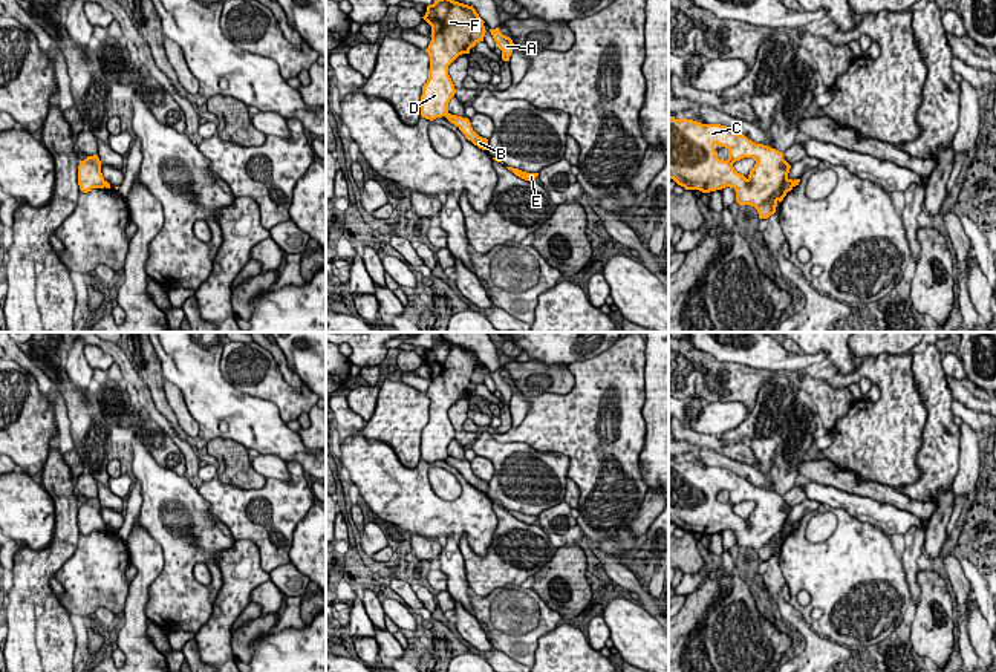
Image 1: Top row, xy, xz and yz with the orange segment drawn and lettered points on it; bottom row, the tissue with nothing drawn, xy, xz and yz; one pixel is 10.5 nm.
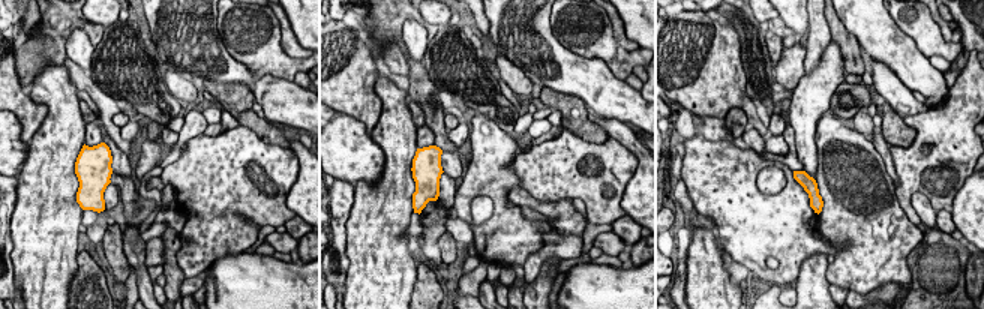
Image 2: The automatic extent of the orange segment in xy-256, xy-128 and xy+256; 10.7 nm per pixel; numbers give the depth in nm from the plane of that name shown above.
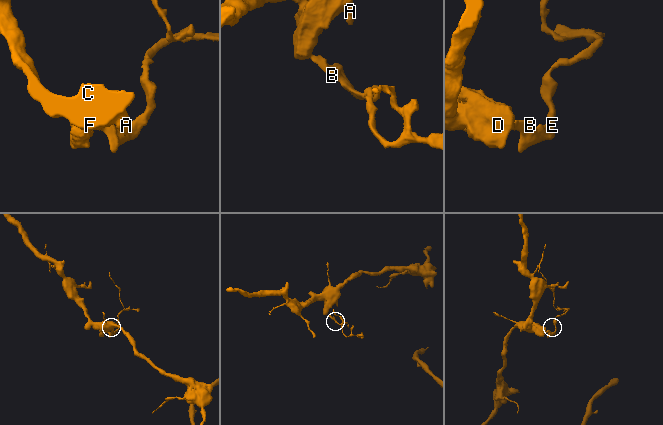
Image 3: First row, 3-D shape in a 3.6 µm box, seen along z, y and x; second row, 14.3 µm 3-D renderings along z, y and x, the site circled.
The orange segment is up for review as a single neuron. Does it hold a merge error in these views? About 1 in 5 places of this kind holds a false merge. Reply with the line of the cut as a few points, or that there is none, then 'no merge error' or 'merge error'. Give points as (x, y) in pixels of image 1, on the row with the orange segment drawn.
cut xz (449, 114), (445, 117); merge error

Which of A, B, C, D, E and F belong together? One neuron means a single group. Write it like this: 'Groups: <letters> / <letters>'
Groups: A C D F / B E

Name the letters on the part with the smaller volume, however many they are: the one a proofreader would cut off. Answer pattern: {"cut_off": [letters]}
{"cut_off": ["B", "E"]}

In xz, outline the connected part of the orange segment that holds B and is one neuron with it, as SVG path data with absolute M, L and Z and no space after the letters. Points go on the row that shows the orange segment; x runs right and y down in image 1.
M448 113L445 116L451 124L454 124L464 135L468 141L471 141L474 145L477 145L479 148L482 150L487 150L488 147L488 139L487 138L482 138L479 136L473 127L471 127L471 122L468 118L462 118L462 116L456 116L456 115L451 115Z

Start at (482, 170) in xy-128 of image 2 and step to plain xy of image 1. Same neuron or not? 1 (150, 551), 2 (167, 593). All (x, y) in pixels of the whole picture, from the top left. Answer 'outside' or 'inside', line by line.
1: outside
2: inside

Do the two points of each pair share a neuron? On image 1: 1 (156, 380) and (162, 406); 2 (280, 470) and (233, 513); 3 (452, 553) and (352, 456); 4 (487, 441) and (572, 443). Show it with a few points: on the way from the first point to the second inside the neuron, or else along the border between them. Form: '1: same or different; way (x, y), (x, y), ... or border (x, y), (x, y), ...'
1: same; way (156, 386), (159, 400)
2: different; border (286, 463), (286, 479), (266, 478)
3: different; border (445, 538), (458, 538)
4: different; border (491, 435), (499, 441), (520, 441), (534, 449)

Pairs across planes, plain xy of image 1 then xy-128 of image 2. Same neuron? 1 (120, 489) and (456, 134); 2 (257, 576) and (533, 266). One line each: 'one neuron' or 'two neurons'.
1: one neuron
2: two neurons

